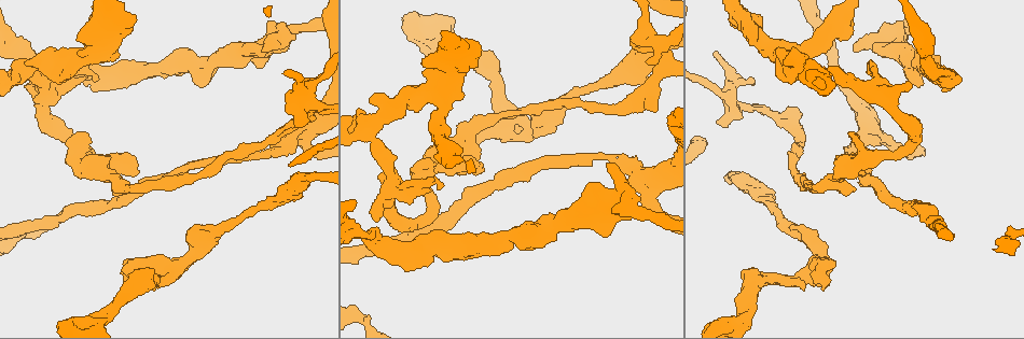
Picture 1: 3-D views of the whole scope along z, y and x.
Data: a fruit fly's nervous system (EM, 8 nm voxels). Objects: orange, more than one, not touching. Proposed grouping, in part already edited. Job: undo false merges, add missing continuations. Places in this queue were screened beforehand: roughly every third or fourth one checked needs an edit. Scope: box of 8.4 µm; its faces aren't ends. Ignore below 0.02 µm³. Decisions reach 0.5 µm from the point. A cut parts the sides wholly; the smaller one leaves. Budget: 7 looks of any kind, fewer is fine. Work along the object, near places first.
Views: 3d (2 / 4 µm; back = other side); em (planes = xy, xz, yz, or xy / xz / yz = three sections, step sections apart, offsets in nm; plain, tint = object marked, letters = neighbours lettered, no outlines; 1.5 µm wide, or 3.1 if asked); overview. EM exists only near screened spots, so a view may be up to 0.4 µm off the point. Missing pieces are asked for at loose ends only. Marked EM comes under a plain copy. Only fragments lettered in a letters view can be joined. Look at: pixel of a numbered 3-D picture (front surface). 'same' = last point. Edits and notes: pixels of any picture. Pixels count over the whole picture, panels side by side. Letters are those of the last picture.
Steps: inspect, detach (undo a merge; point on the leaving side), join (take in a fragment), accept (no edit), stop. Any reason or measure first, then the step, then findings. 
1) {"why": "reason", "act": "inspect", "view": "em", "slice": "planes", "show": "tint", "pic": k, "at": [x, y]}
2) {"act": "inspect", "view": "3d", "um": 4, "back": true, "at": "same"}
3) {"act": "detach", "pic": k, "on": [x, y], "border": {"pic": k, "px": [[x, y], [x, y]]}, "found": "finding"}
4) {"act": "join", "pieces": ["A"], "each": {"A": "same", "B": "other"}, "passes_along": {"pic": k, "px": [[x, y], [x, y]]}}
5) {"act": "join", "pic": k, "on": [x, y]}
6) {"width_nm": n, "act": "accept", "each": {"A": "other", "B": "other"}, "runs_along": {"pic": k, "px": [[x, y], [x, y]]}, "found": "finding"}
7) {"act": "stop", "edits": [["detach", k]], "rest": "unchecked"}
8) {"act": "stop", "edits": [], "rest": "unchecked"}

{"why": "branch stops here", "act": "inspect", "view": "em", "slice": "planes", "show": "letters", "pic": 1, "at": [125, 280]}

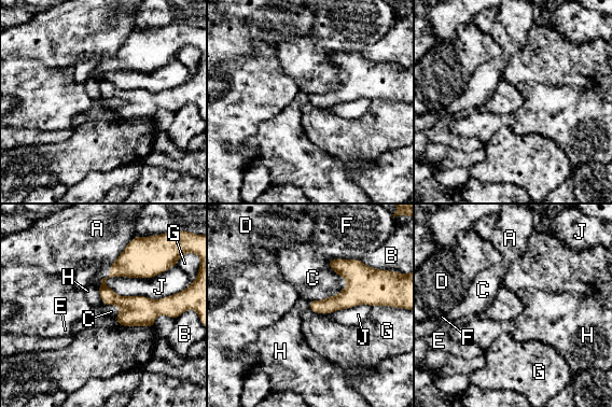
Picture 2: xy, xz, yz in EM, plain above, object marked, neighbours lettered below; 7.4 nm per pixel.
{"act": "accept", "each": {"A": "other", "B": "other", "C": "other", "D": "other", "E": "other", "F": "other", "G": "other", "H": "other", "J": "other"}, "border": {"pic": 2, "px": [[121, 325], [153, 327]]}, "found": "no lettered fragment goes on from it"}

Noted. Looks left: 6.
{"why": "branch stops here", "act": "inspect", "view": "em", "um": 3.1, "slice": "planes", "show": "letters", "pic": 1, "at": [478, 154]}

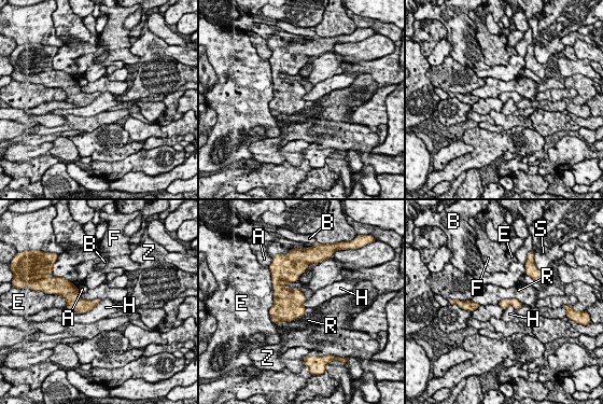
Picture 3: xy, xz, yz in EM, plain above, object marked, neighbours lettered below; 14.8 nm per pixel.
{"act": "accept", "each": {"A": "other", "B": "other", "E": "other", "F": "other", "H": "other", "R": "other", "S": "other", "Z": "other"}, "border": {"pic": 3, "px": [[100, 301], [87, 311], [76, 314]]}, "found": "no lettered fragment goes on from it"}

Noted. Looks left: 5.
{"why": "tapers out", "act": "inspect", "view": "3d", "um": 4, "back": true, "pic": 1, "at": [751, 78]}

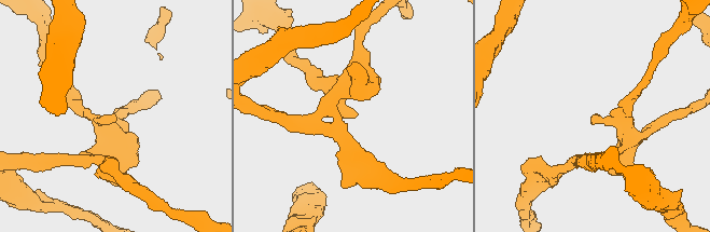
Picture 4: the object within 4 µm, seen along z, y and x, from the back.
{"act": "inspect", "view": "em", "slice": "xy", "step": 8, "show": "letters", "pic": 4, "at": [595, 115]}

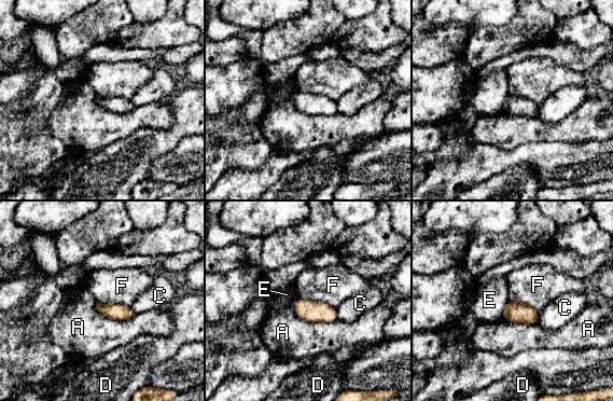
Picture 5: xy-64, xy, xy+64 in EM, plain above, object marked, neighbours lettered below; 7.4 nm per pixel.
{"width_nm": 130, "act": "accept", "each": {"A": "other", "C": "other", "D": "other", "E": "other", "F": "other"}, "border": {"pic": 5, "px": [[297, 296], [321, 300], [335, 308]]}, "found": "none of them fits"}

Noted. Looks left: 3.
{"act": "stop", "edits": [], "rest": "unchecked"}

